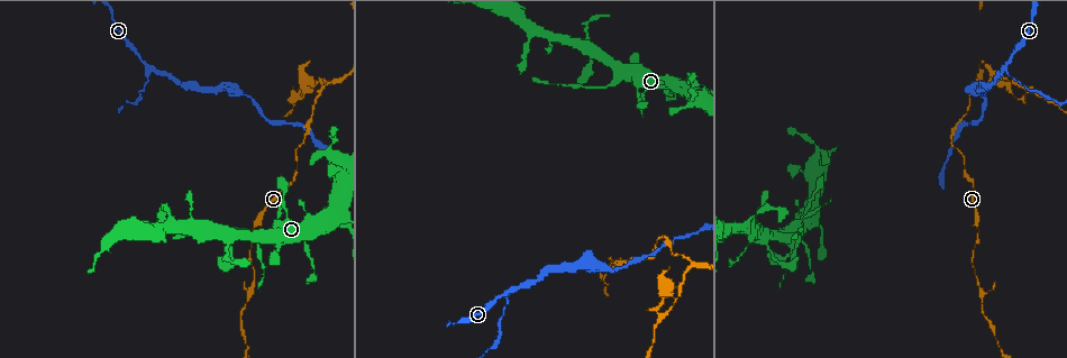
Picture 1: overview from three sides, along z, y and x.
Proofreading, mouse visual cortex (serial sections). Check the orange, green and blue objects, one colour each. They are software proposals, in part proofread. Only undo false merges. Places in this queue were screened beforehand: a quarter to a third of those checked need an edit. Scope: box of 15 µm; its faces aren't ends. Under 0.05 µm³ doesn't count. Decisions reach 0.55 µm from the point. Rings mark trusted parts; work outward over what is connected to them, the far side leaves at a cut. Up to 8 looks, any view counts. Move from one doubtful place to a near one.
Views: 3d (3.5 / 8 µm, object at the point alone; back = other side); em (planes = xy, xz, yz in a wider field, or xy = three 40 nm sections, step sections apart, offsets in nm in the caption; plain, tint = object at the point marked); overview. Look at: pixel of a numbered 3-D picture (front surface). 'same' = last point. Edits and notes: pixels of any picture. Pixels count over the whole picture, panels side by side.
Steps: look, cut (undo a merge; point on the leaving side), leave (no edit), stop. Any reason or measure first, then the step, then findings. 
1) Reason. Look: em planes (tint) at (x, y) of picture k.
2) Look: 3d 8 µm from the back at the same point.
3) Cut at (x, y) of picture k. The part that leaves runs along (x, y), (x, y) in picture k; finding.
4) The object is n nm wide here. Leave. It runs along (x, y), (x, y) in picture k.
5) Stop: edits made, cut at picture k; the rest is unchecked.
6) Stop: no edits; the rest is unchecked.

Sudden change in width. Look: 3d 3.5 µm from the back at (605, 86) of picture 1.

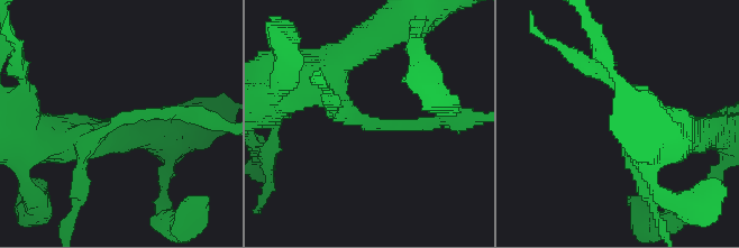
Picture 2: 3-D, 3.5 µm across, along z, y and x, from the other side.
Cut at (411, 127) of picture 2. The part that leaves runs along (375, 124), (479, 118) in picture 2; a second cell is stuck on.

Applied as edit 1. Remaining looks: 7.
Side arm on a straight run. Look: 3d 3.5 µm at (151, 69) of picture 1.

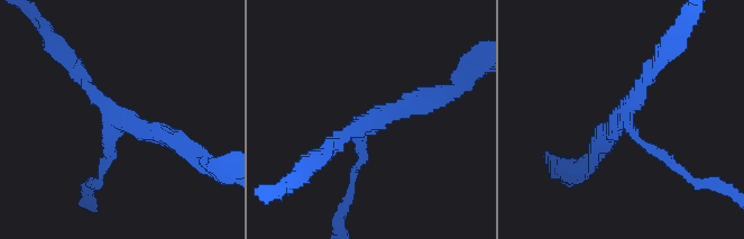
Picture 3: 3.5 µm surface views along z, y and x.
Shape alone is not enough. Look: em xy step 3 (tint) at (119, 116) of picture 3.

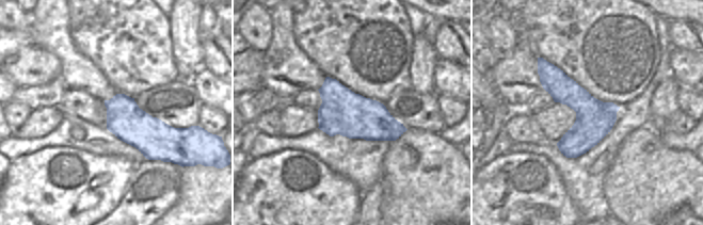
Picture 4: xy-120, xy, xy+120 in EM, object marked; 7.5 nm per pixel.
The arms are 150, 200, 300 nm wide. Leave. It runs along (75, 65), (124, 120), (183, 140) in picture 3; continuous, no second cell.

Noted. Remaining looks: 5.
A fork. Look: 3d 3.5 µm at (583, 265) of picture 1.

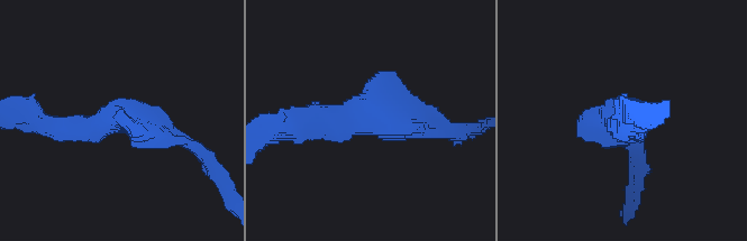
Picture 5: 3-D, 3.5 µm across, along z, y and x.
Look: em xy step 5 (tint) at (372, 121) of picture 5.

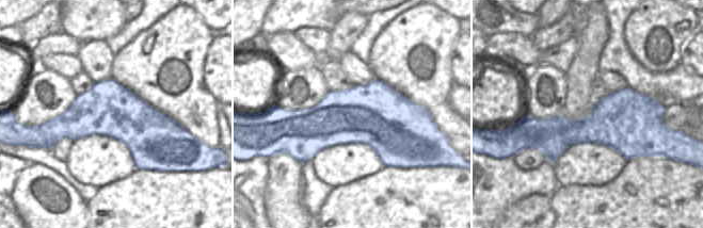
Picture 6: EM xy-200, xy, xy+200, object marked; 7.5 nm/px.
The object is 480 nm wide here. Leave. It runs along (48, 127), (135, 120), (187, 144) in picture 5; all the same cell.

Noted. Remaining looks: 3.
Stop: edits made, cut at picture 2; the rest is unchecked.

